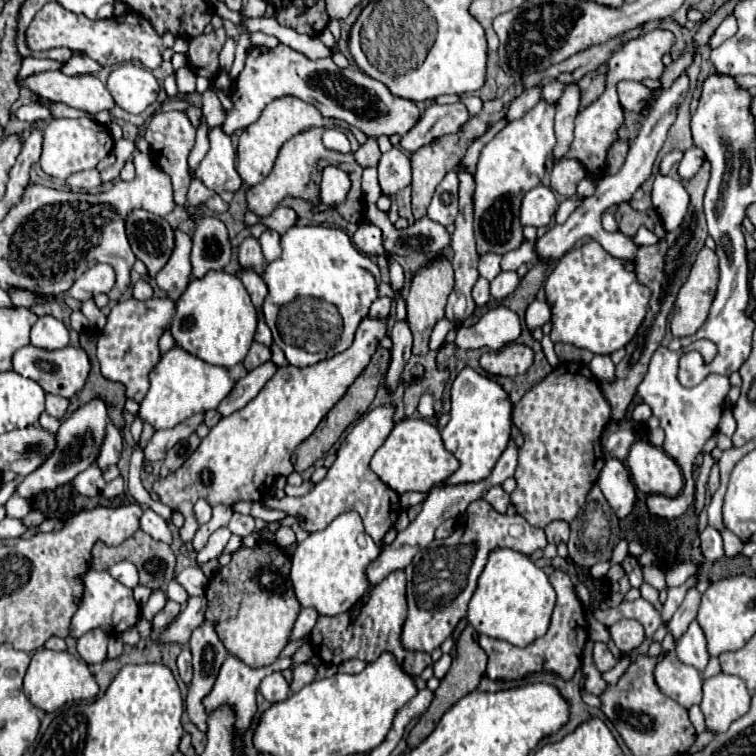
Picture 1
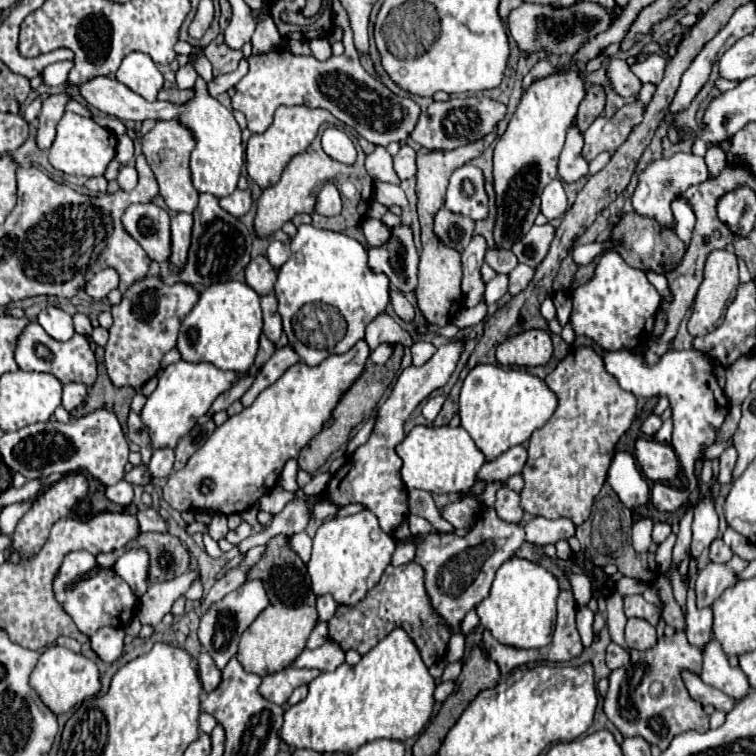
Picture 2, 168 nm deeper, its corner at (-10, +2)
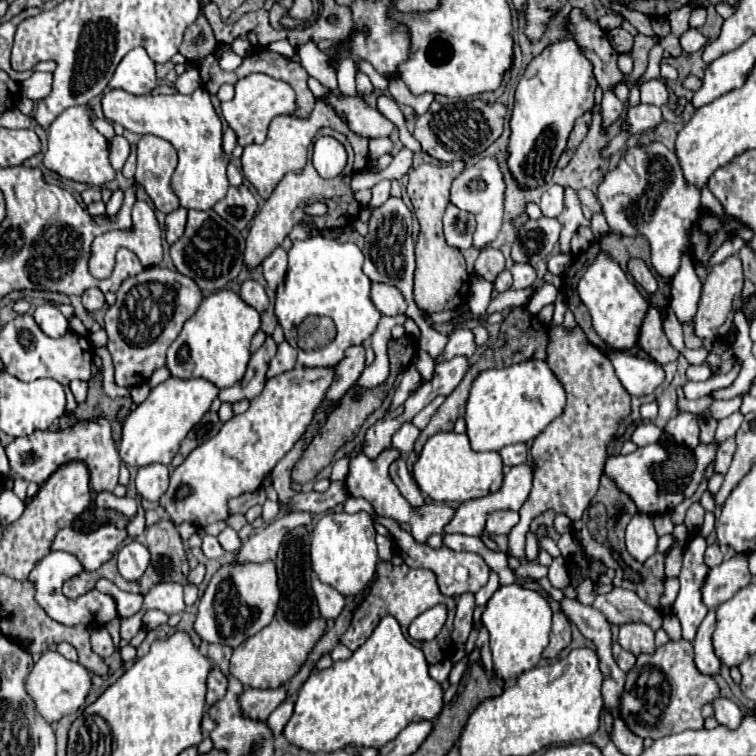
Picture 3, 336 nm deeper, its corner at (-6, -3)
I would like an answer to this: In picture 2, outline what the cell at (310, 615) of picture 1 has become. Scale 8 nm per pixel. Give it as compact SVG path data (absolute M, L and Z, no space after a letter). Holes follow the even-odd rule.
M320 595L318 597L318 619L320 621L330 621L330 617L334 617L338 603L334 601L332 595Z

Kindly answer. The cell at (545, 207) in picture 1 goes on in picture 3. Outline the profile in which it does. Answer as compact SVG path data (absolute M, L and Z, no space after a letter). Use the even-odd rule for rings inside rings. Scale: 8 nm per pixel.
M550 186L540 200L540 210L548 218L556 218L562 212L564 206L564 188L562 186Z

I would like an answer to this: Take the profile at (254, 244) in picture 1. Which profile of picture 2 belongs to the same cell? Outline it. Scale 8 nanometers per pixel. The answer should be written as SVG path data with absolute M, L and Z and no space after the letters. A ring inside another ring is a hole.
M256 257L250 261L246 267L246 283L262 297L274 293L274 283L276 283L276 271L268 263L266 257Z

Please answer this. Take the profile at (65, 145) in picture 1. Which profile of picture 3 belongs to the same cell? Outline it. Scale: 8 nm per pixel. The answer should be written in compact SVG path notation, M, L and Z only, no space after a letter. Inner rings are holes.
M74 106L64 110L48 130L48 150L44 166L62 178L84 182L88 186L102 186L114 178L114 168L108 160L108 140L92 126L88 106Z

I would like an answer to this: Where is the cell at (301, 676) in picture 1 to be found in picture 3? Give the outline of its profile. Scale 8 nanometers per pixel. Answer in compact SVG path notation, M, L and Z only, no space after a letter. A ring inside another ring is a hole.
M288 698L286 702L282 702L282 704L270 714L270 718L268 718L268 726L270 726L270 730L274 730L276 736L282 734L286 722L288 722L290 716L292 716L292 710L294 710L294 700Z

